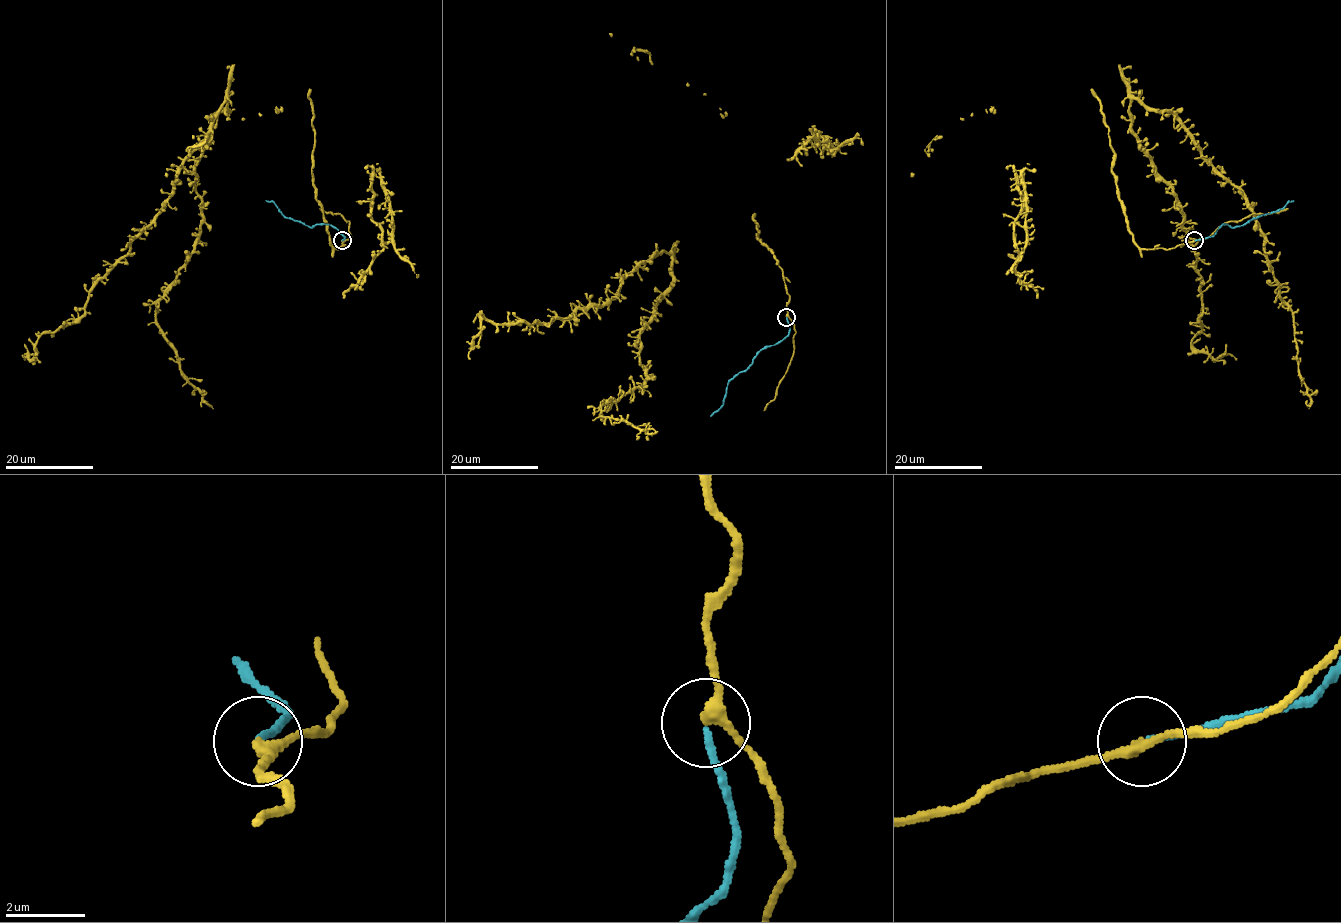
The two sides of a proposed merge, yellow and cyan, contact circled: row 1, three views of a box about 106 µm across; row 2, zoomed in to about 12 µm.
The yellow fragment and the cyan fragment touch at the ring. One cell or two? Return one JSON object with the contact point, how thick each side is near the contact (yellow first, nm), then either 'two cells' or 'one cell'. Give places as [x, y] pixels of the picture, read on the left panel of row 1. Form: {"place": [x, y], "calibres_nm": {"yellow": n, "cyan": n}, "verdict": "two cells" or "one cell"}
{"place": [342, 240], "calibres_nm": {"yellow": 240, "cyan": 160}, "verdict": "two cells"}

